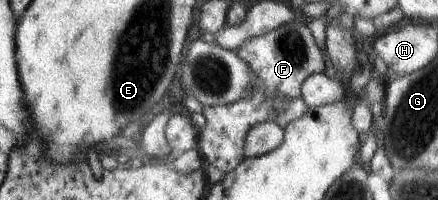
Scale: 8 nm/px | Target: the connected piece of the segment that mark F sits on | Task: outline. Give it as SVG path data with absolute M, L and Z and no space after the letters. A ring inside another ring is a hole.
M293 20L275 30L245 39L236 50L236 55L245 61L256 76L257 85L246 93L246 98L232 105L204 107L206 125L197 132L199 150L205 166L209 164L223 174L231 172L244 159L244 140L247 131L256 124L274 120L272 100L277 95L294 99L301 97L301 85L312 74L325 72L324 53L317 47L313 33L307 24Z

